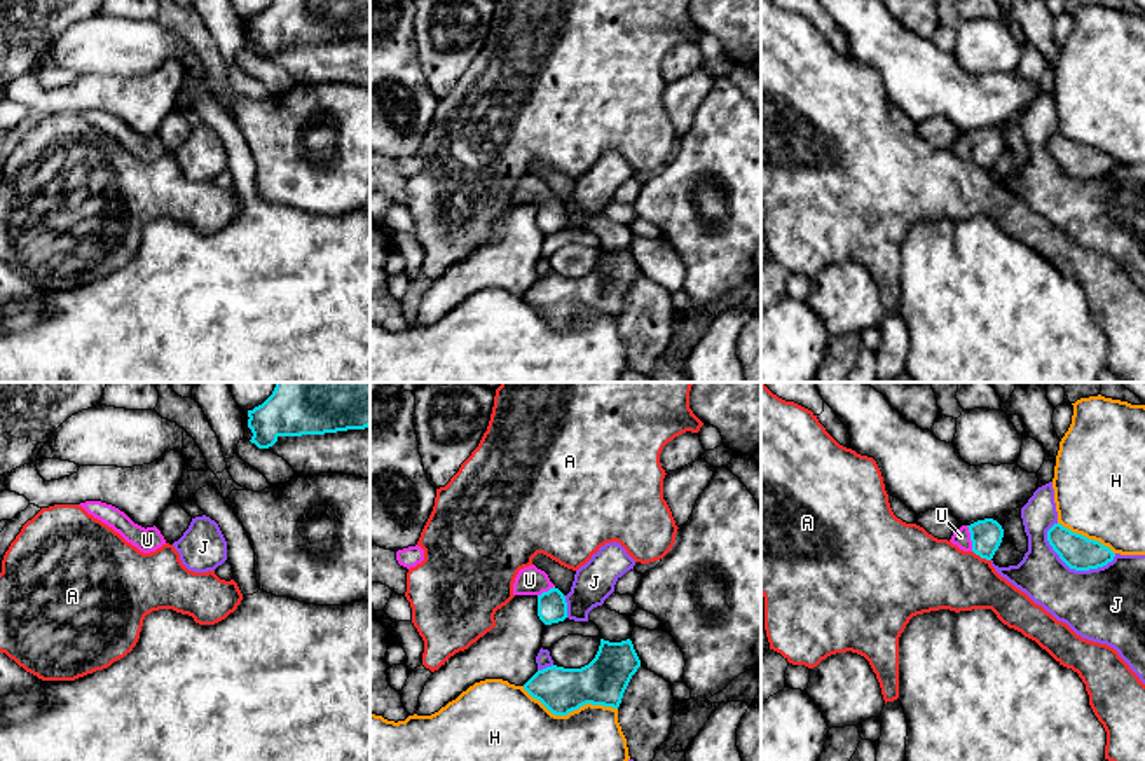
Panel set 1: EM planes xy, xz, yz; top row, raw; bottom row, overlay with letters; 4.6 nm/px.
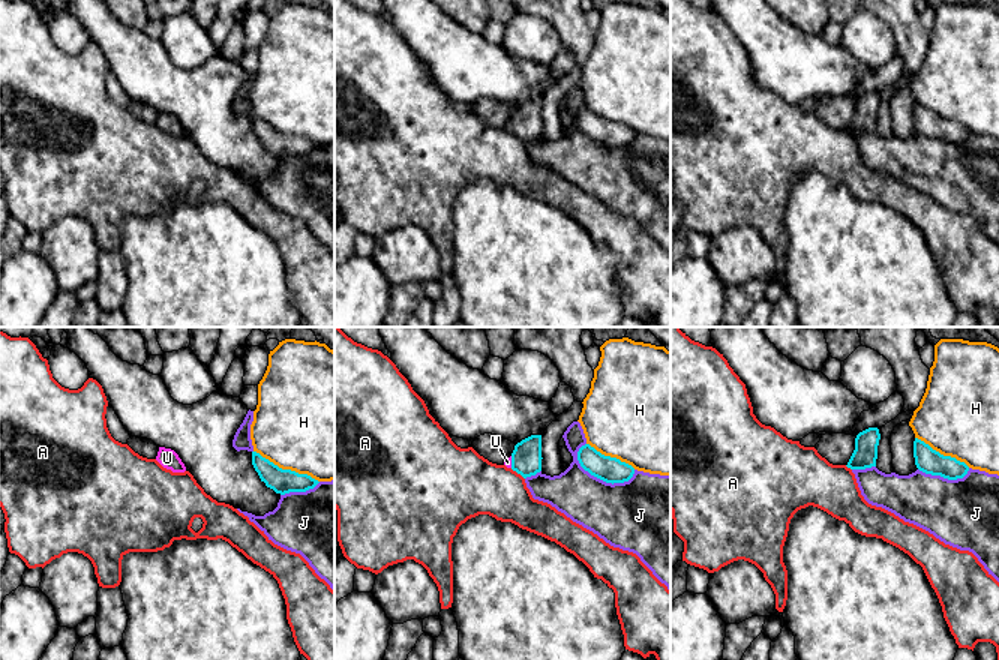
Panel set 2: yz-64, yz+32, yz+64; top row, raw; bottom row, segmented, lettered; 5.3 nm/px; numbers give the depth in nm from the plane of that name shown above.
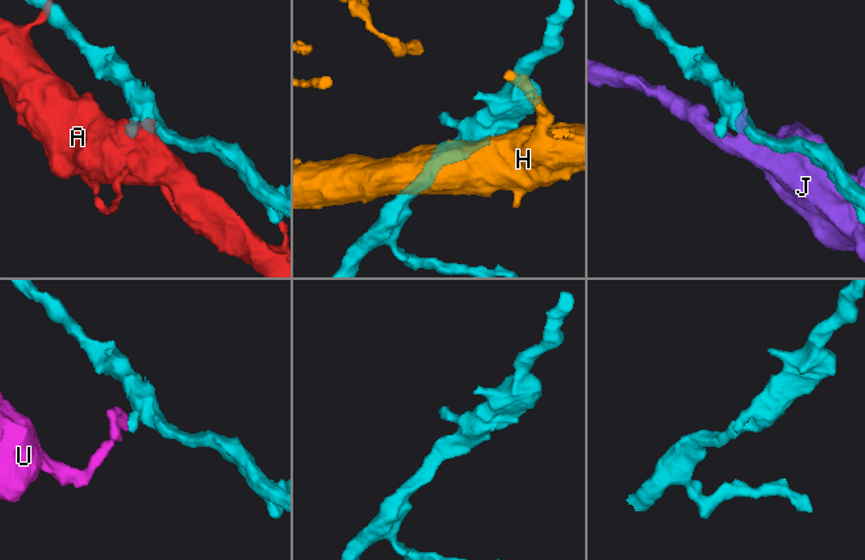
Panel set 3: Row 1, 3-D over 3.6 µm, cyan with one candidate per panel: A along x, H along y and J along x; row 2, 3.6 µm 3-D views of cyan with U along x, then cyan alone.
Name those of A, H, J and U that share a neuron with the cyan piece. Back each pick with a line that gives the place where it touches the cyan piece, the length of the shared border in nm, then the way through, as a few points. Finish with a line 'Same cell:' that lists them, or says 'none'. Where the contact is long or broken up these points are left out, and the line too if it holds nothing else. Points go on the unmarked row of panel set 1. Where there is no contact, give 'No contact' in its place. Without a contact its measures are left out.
U: Touches cyan at yz (971, 147). Shared border 120 nm. Path across: yz (987, 143), (983, 147), (971, 147), (960, 145)
Same cell: U

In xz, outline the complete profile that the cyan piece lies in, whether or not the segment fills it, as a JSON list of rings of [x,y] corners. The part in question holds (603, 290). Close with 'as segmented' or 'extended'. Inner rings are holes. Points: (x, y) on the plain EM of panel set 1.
[[[600,248],[595,267],[581,278],[546,276],[538,279],[524,298],[552,323],[567,325],[579,316],[604,314],[618,318],[641,269],[630,248]]]; as segmented

